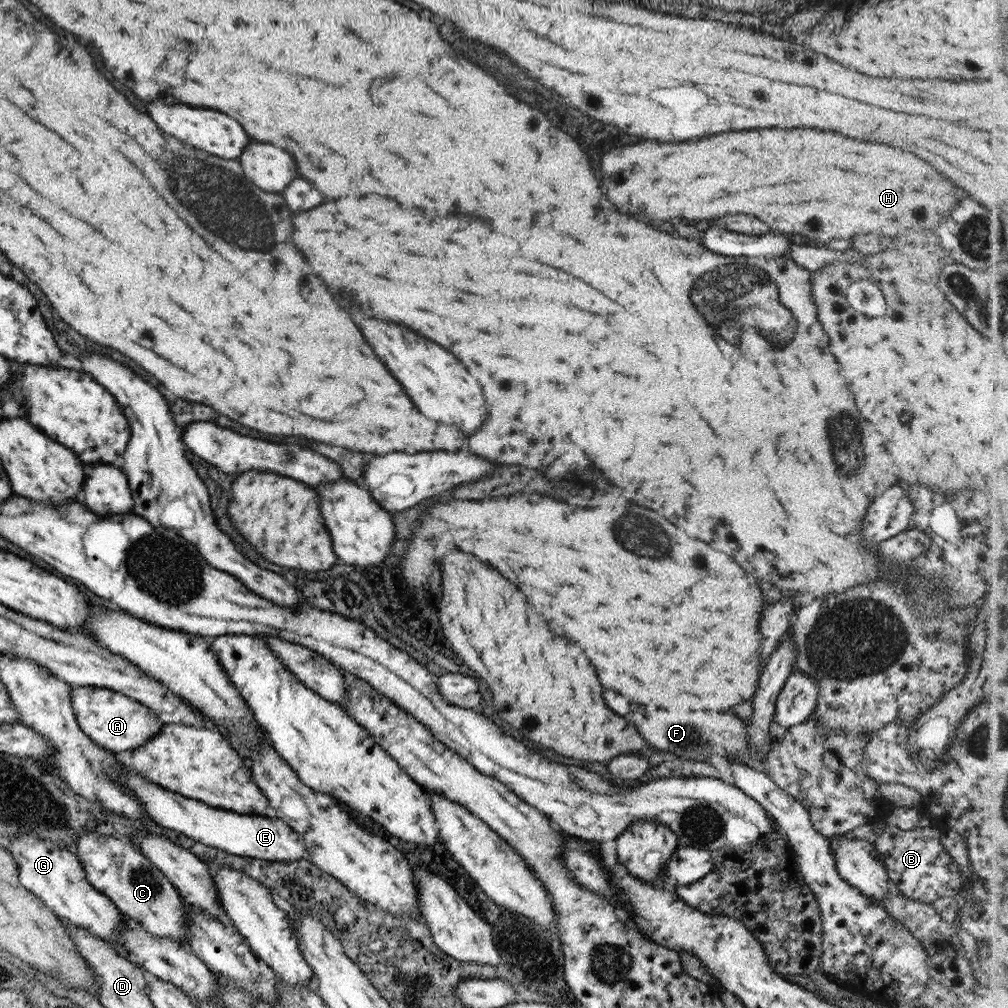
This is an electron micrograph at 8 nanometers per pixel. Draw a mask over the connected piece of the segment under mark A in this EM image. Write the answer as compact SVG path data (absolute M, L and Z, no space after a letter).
M73 687L69 693L69 700L75 721L84 735L98 748L113 754L126 750L131 752L139 748L146 740L153 738L164 725L143 704L105 688Z

